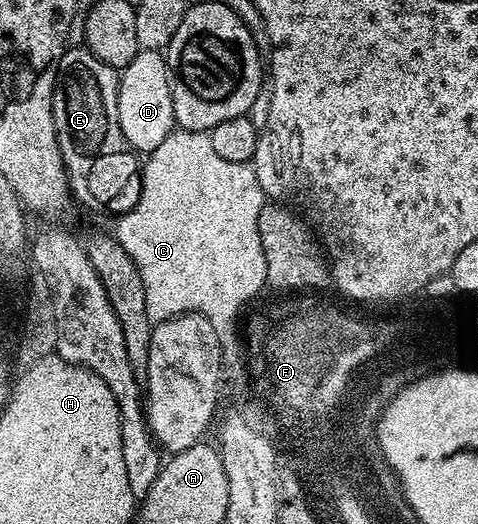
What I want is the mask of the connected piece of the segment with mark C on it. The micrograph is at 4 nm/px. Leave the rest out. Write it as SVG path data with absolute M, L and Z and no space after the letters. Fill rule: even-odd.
M173 131L142 162L139 196L131 209L113 228L113 236L133 259L141 275L145 311L152 323L167 321L183 313L200 313L213 319L222 334L227 356L237 355L231 320L236 309L255 290L267 285L265 251L261 251L259 216L265 204L265 194L257 183L254 164L229 163L213 151L210 132L180 135Z

